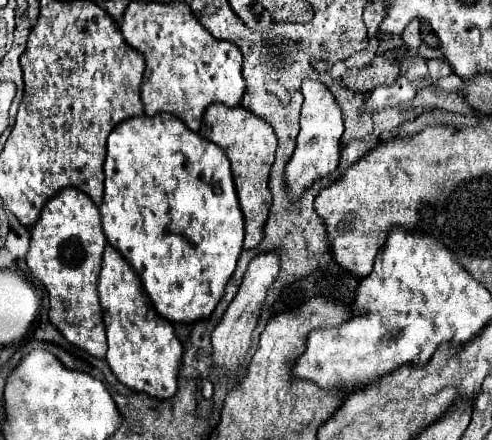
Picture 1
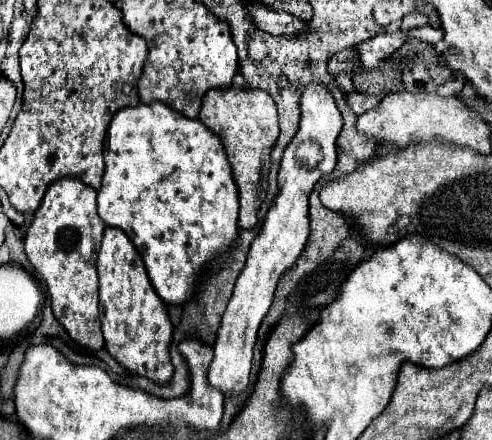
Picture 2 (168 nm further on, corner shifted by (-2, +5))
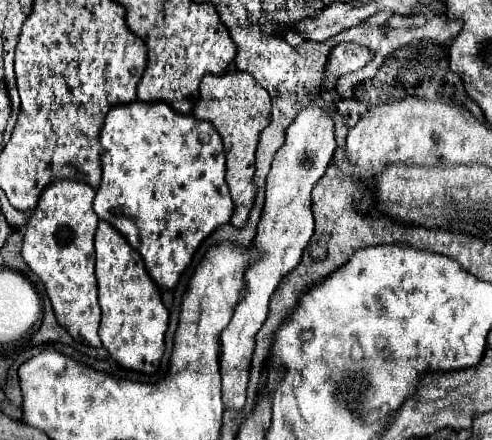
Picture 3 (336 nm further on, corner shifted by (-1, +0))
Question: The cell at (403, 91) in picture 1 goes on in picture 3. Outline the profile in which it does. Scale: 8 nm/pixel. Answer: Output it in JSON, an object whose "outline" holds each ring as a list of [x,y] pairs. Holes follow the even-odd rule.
{"outline":[[[341,99],[341,101],[337,103],[337,111],[345,117],[345,121],[347,121],[349,127],[353,127],[367,109],[369,109],[367,103],[357,101],[357,99]]]}

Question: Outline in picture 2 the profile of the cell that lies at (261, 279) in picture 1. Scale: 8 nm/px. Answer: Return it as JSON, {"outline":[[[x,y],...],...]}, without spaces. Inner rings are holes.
{"outline":[[[316,82],[308,84],[304,88],[300,104],[300,128],[292,138],[292,142],[286,146],[284,156],[280,160],[278,196],[270,206],[258,236],[250,244],[246,266],[236,280],[232,298],[218,328],[214,344],[214,360],[208,368],[208,380],[214,388],[222,390],[224,394],[240,394],[248,386],[252,350],[256,344],[260,322],[272,304],[272,296],[280,276],[294,266],[308,240],[310,234],[308,196],[314,184],[322,176],[330,174],[336,166],[336,138],[340,128],[342,128],[342,114],[338,112],[332,94],[322,84]]]}

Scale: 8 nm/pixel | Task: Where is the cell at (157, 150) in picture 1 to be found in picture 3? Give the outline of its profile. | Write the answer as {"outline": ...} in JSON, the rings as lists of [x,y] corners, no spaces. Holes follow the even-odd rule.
{"outline":[[[133,101],[133,103],[127,103],[127,105],[119,105],[119,107],[115,107],[107,113],[99,141],[101,141],[103,181],[101,181],[101,187],[97,189],[97,195],[95,195],[95,201],[93,201],[93,209],[95,209],[97,217],[101,221],[107,221],[109,225],[113,225],[129,241],[129,245],[141,253],[151,279],[161,289],[175,289],[181,273],[191,263],[191,257],[197,251],[197,247],[201,245],[201,241],[205,237],[209,237],[217,227],[227,225],[231,221],[231,215],[233,215],[233,209],[235,209],[235,205],[231,201],[231,195],[229,195],[229,187],[225,183],[225,153],[223,153],[223,143],[221,143],[219,133],[215,131],[215,127],[211,123],[199,121],[193,115],[179,115],[177,111],[169,109],[169,105],[165,105],[165,103],[151,103],[149,105],[149,103]]]}

